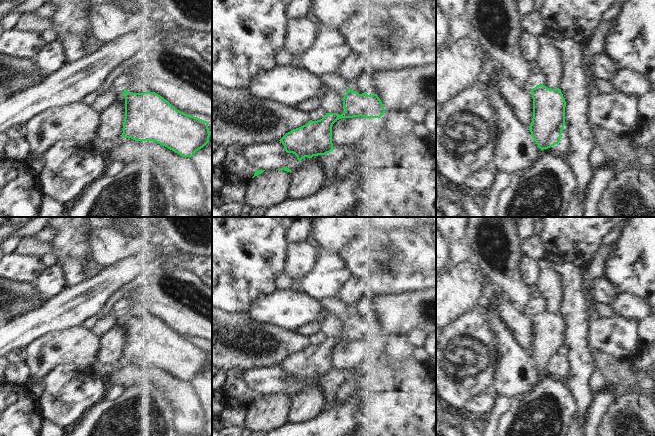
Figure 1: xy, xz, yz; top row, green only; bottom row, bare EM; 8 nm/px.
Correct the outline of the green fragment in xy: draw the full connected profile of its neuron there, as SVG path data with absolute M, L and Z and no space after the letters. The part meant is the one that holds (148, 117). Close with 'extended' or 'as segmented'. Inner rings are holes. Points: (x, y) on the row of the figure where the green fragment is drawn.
M124 89L125 118L122 137L135 141L153 141L178 153L183 157L193 157L208 142L210 132L208 122L187 115L155 92L133 93Z | as segmented

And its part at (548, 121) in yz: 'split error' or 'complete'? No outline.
complete

